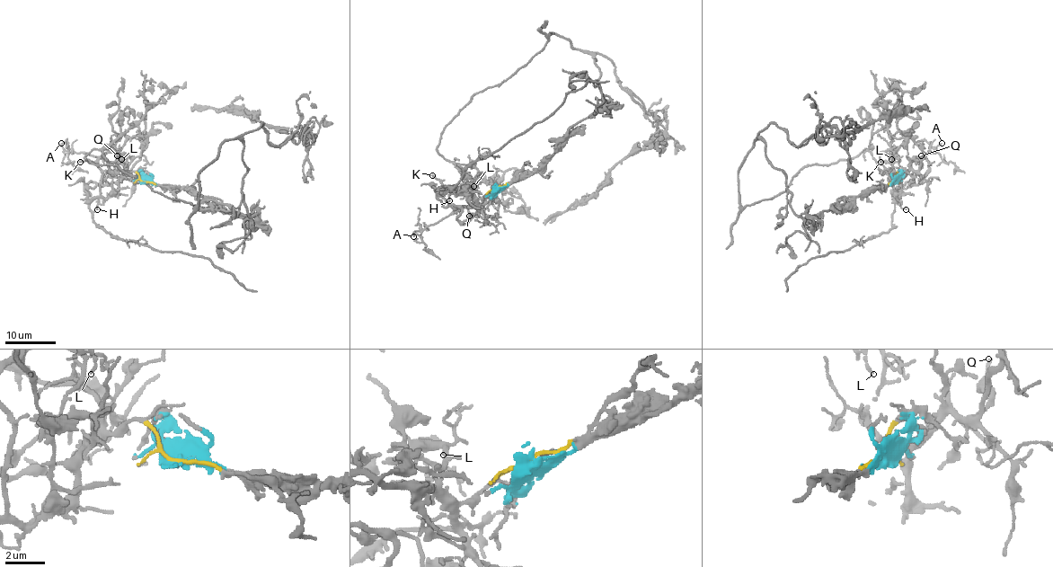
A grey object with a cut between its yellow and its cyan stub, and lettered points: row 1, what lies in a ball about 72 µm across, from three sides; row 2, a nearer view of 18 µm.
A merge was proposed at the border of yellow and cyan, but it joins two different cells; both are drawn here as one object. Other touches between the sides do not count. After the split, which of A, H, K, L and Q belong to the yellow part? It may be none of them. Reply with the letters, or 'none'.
A, H, K, L, Q

